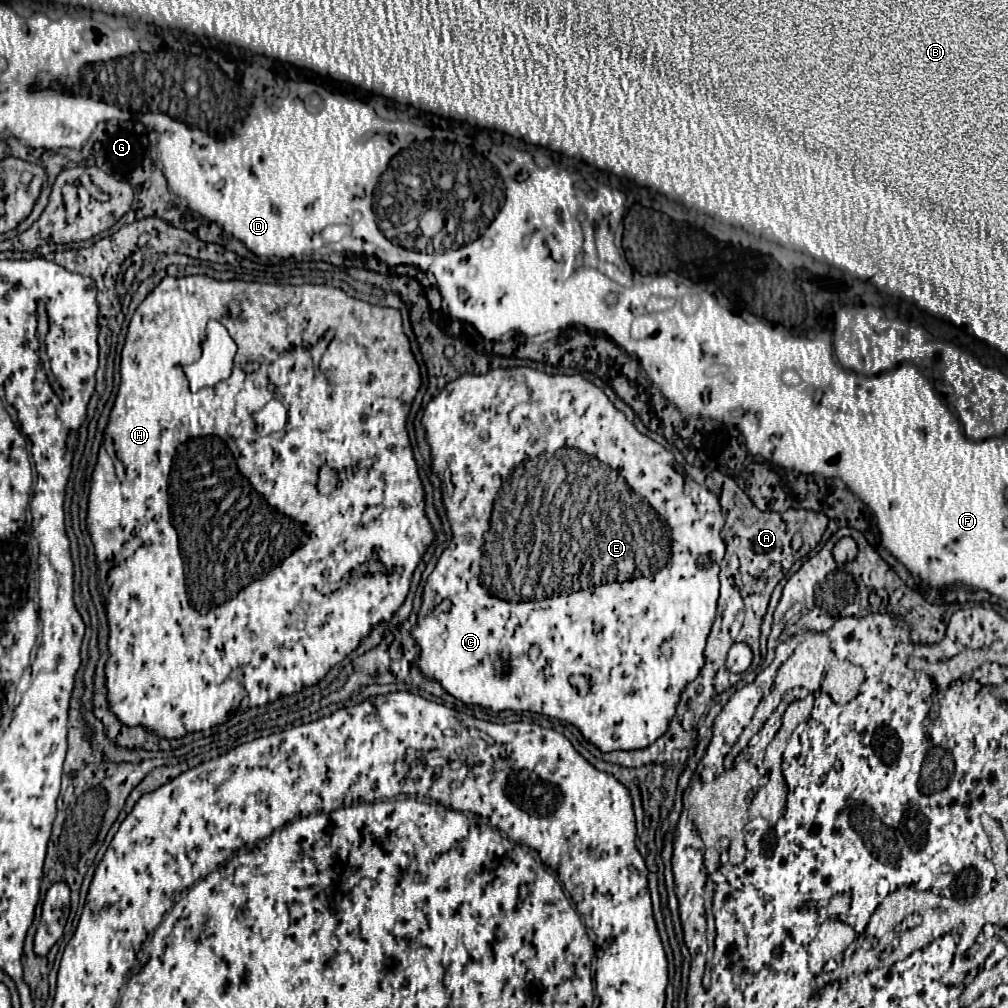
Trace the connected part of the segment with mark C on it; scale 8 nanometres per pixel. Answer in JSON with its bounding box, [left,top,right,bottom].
[412,368,726,752]

